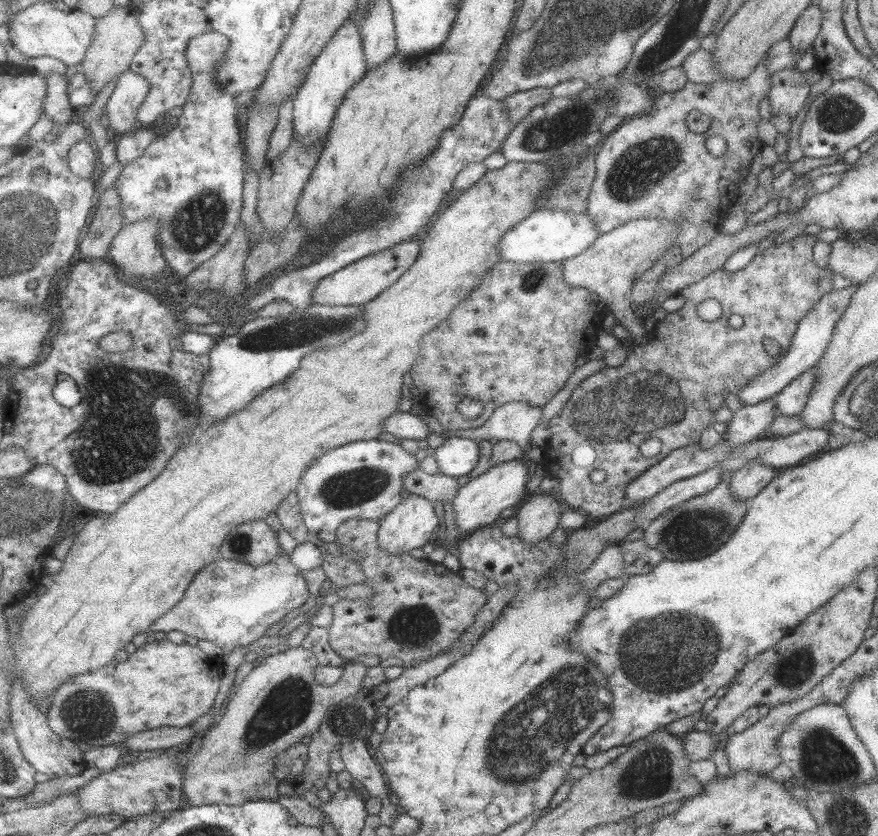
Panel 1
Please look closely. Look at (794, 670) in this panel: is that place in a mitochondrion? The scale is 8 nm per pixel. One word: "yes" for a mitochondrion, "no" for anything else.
yes

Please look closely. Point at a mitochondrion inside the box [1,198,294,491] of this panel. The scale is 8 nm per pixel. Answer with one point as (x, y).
(122, 442)

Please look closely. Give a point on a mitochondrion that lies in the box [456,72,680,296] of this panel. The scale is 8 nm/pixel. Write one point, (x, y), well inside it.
(548, 133)

